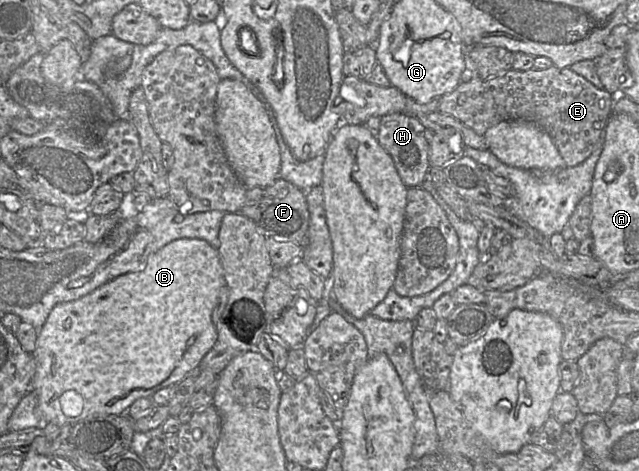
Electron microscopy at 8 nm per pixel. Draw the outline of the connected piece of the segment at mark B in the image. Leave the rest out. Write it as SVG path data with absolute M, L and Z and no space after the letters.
M198 238L176 239L149 255L143 270L120 275L97 287L89 294L69 302L59 303L51 310L45 323L38 330L36 348L31 353L35 360L35 375L31 385L37 396L43 417L59 427L75 424L92 414L127 414L132 403L141 397L151 397L155 392L172 384L178 384L189 371L199 367L203 357L215 345L218 334L212 322L212 312L217 304L219 292L225 285L223 268L218 250L207 241Z

